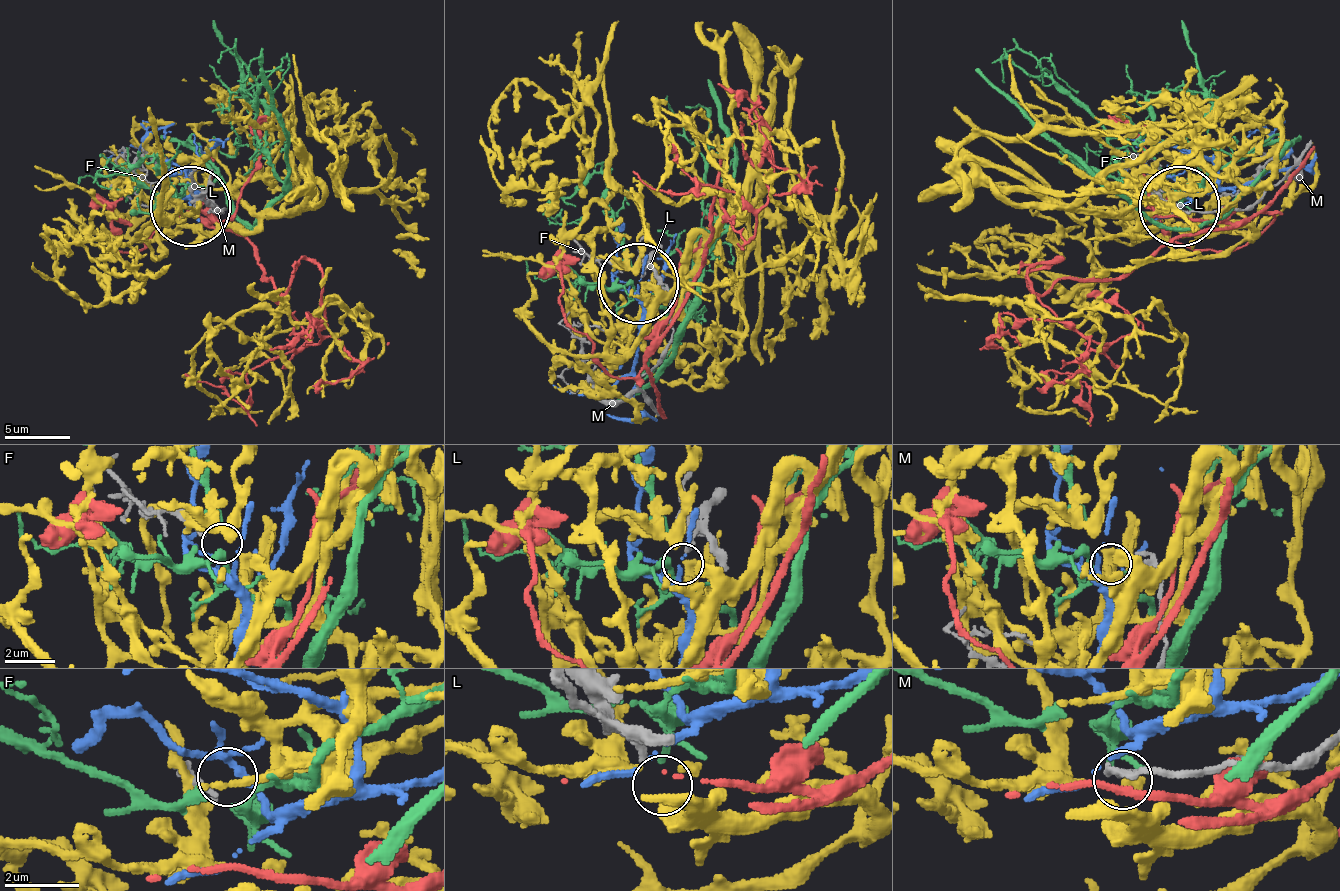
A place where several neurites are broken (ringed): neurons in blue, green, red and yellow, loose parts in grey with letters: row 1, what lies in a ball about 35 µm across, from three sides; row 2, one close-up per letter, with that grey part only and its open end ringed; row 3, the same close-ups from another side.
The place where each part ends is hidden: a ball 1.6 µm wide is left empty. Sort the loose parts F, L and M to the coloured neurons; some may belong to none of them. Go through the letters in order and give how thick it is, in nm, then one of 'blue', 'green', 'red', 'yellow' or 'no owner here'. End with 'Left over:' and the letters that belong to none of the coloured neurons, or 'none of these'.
F: 140 nm | green
L: 240 nm | yellow
M: 200 nm | no owner here
Left over: M

